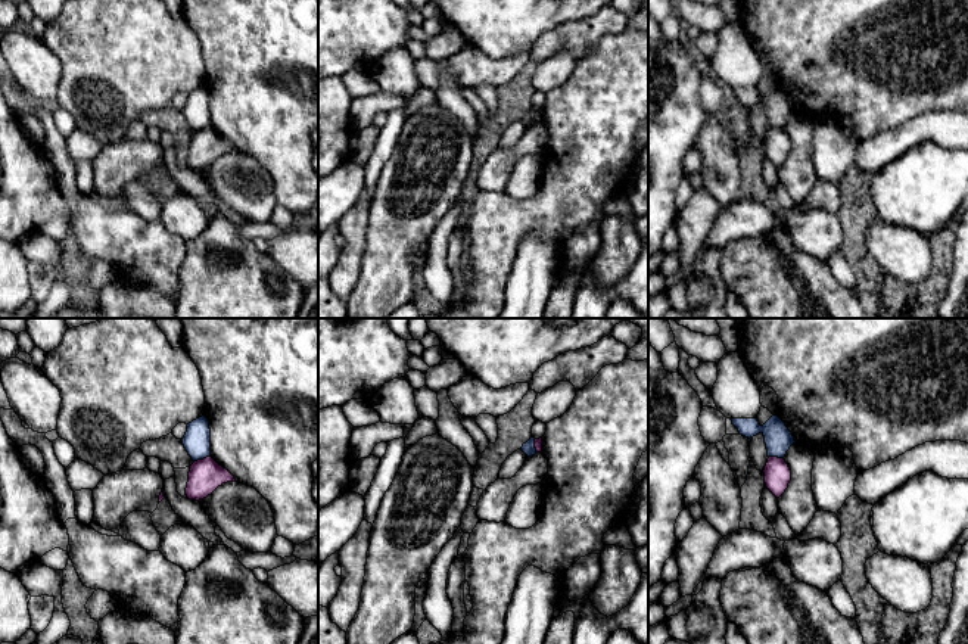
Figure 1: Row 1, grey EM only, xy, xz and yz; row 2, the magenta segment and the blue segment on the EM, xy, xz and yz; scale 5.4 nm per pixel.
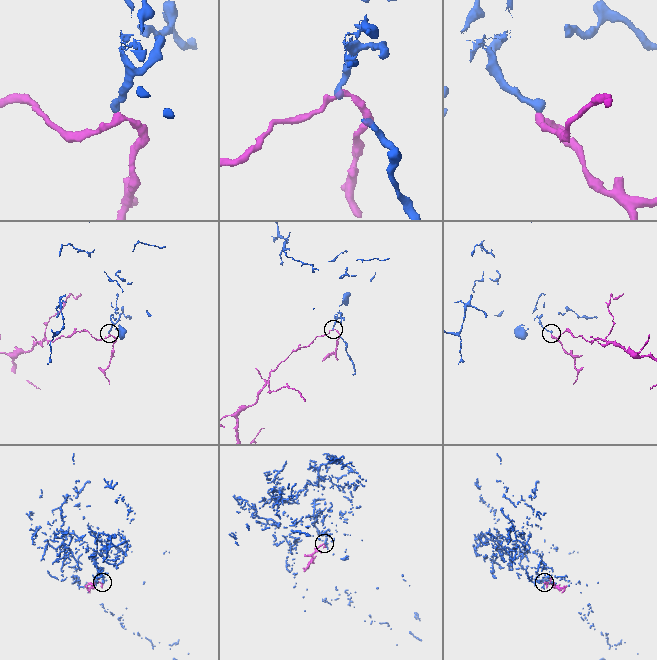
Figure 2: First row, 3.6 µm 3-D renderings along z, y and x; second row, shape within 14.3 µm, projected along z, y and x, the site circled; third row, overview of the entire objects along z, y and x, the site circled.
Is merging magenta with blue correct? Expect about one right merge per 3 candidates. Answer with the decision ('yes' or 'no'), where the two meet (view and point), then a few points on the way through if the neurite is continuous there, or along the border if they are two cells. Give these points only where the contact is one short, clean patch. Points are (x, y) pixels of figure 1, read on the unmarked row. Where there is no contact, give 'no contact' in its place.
no; meets magenta in xy at (204, 128); border along xy (209, 124), (195, 131)

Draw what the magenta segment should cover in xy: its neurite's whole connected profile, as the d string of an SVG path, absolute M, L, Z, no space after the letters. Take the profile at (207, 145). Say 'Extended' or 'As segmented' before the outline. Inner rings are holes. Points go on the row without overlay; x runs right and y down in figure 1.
As segmented. M209 125L190 136L186 165L199 171L227 152L236 152L234 146Z

